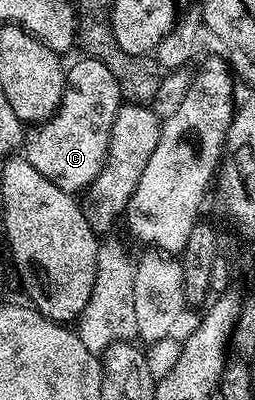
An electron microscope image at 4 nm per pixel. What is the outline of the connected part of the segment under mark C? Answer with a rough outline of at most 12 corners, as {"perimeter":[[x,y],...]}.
{"perimeter":[[104,63],[68,66],[65,98],[24,156],[74,195],[104,167],[123,104]]}

